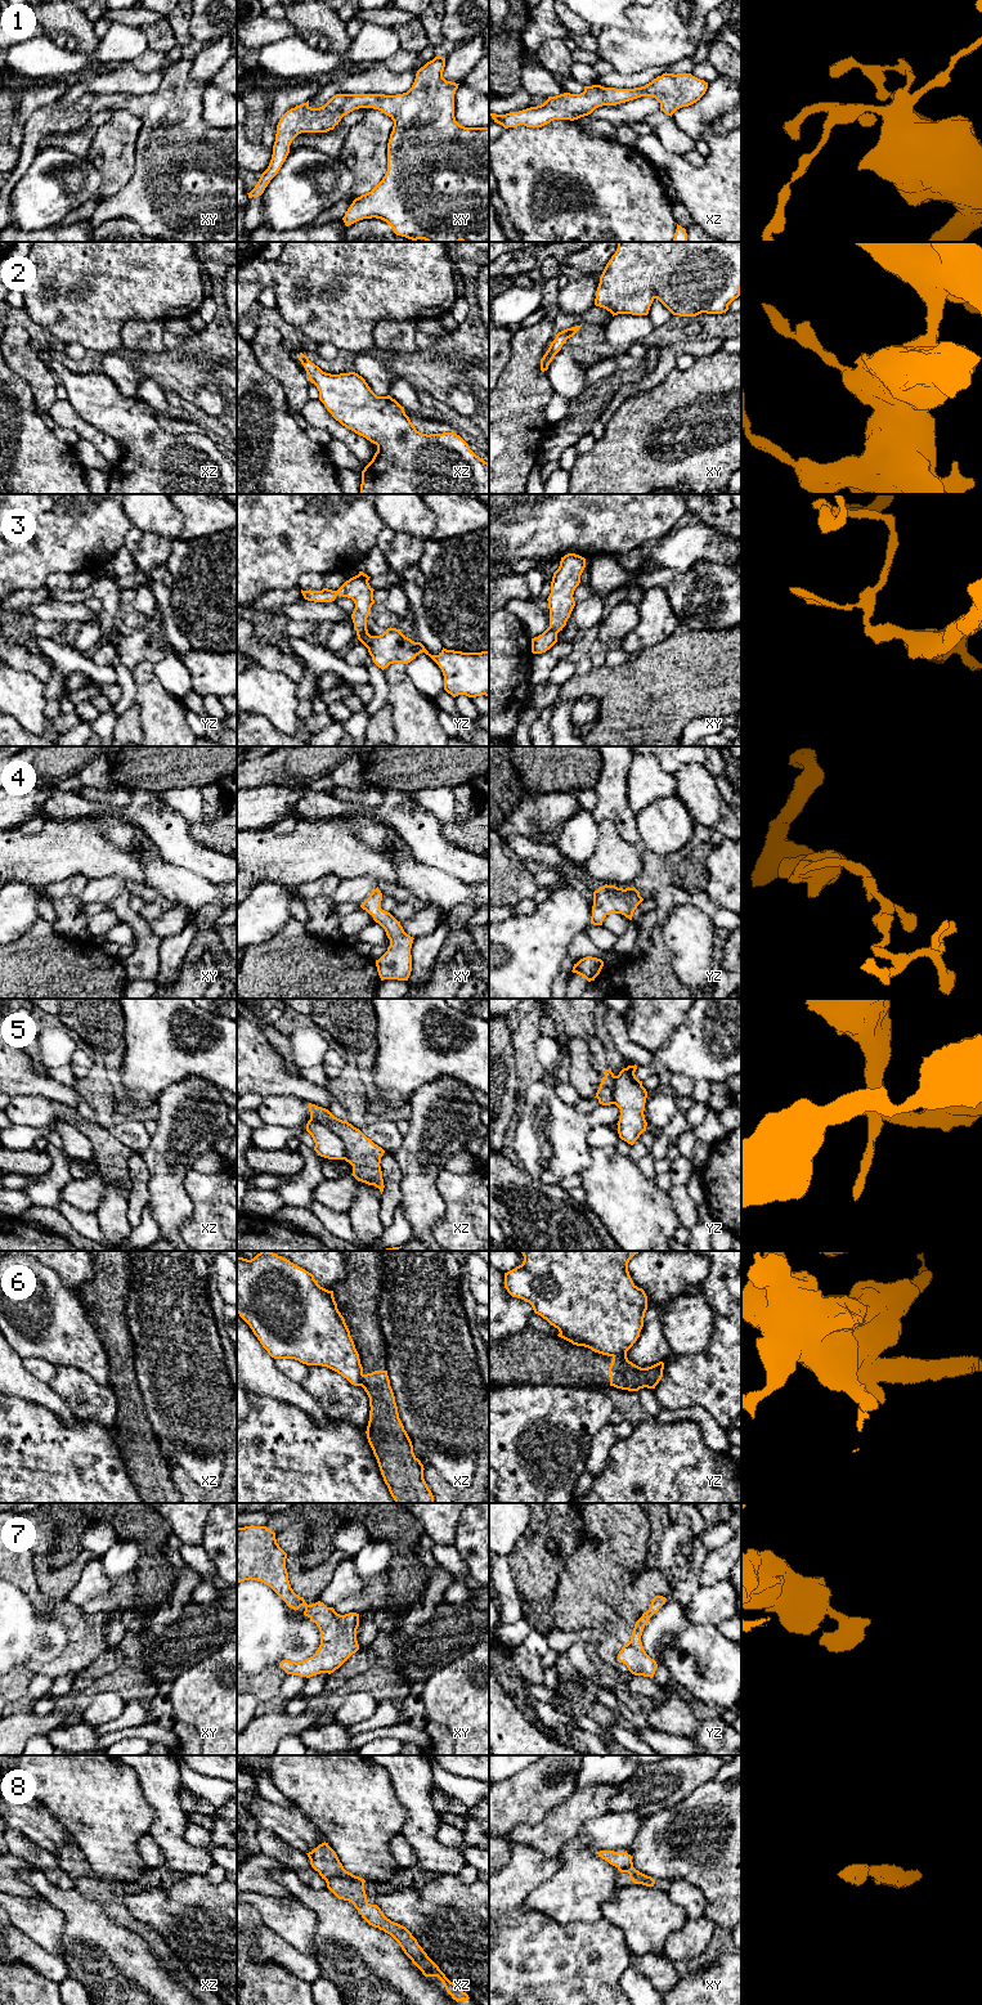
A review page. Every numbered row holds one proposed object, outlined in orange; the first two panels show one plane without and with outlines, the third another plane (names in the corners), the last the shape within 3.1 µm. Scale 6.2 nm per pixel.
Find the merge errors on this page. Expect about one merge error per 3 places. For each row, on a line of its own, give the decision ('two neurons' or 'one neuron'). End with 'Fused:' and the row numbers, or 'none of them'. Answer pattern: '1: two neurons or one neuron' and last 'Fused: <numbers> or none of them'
1: one neuron
2: one neuron
3: one neuron
4: one neuron
5: two neurons
6: two neurons
7: one neuron
8: one neuron
Fused: 5, 6

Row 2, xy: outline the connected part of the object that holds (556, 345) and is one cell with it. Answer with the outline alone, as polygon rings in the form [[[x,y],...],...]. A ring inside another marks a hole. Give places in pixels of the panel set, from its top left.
[[[582,324],[571,328],[566,328],[556,335],[556,338],[551,342],[548,350],[541,359],[542,372],[548,369],[550,363],[555,358],[555,355],[561,350],[562,345],[566,344],[566,340],[573,337],[580,327]]]

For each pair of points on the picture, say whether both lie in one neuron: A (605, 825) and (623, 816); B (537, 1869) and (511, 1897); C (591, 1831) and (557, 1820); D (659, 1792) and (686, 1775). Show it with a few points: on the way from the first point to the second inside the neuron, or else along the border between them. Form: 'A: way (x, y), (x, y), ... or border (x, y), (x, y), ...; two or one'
A: border (599, 821), (610, 821), (618, 834), (632, 844); two
B: way (530, 1875), (515, 1891); one
C: border (606, 1812), (587, 1820), (577, 1837); two
D: way (666, 1785), (680, 1775); one

